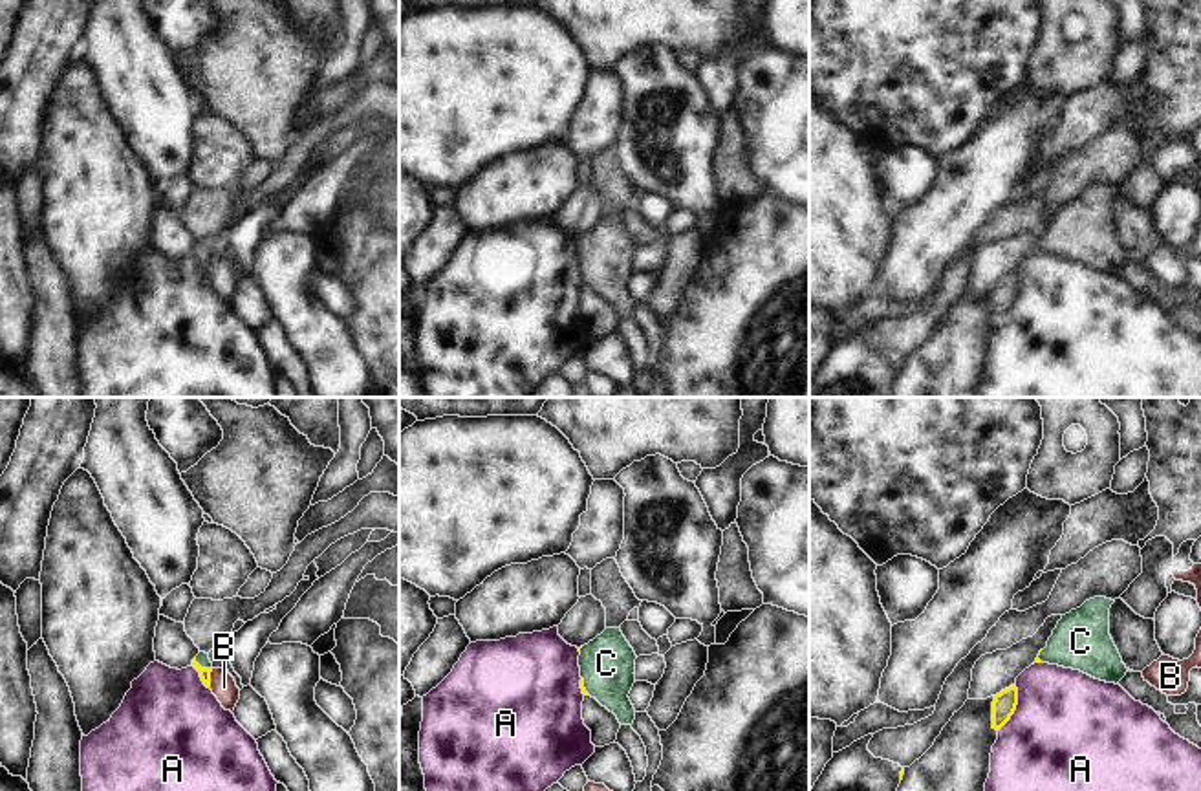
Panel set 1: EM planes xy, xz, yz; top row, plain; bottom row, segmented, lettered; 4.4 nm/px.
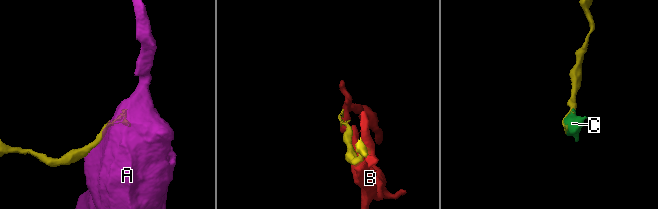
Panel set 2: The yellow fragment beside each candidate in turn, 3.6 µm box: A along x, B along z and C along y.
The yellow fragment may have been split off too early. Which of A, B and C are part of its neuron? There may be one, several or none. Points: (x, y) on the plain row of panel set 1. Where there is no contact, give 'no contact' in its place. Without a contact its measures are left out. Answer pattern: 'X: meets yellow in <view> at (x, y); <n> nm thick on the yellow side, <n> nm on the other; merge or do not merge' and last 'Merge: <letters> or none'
A: meets yellow in yz at (1015, 297); 110 nm thick on the yellow side, 500 nm on the other; do not merge
B: meets yellow in xy at (209, 268); 50 nm thick on the yellow side, 110 nm on the other; do not merge
C: meets yellow in xy at (200, 257); 50 nm thick on the yellow side, 60 nm on the other; merge
Merge: C

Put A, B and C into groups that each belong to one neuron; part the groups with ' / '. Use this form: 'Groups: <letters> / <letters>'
Groups: A / B / C.

